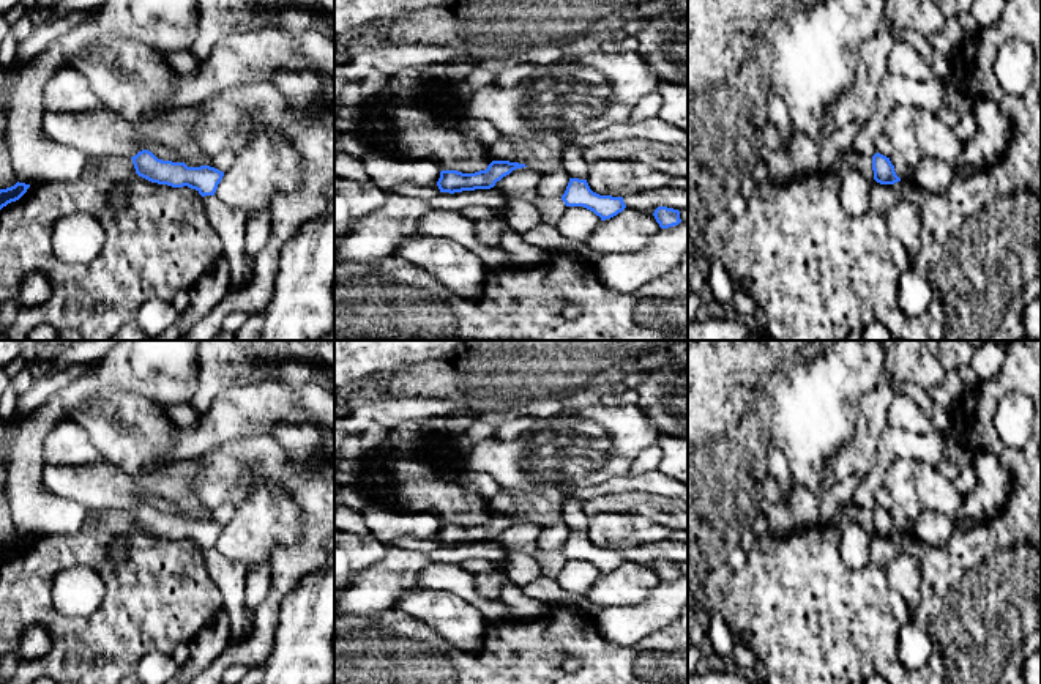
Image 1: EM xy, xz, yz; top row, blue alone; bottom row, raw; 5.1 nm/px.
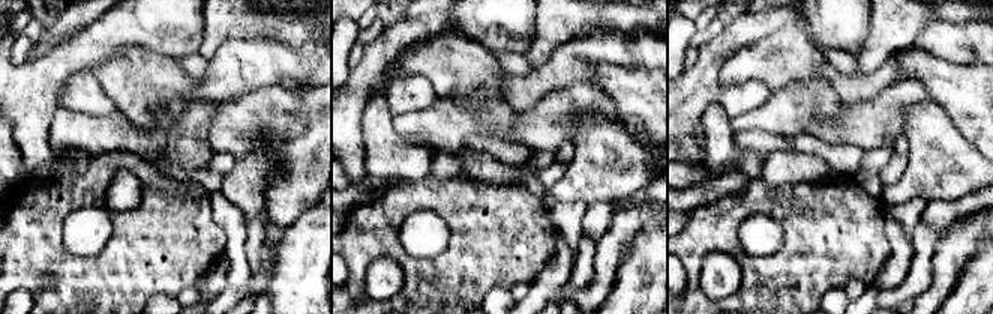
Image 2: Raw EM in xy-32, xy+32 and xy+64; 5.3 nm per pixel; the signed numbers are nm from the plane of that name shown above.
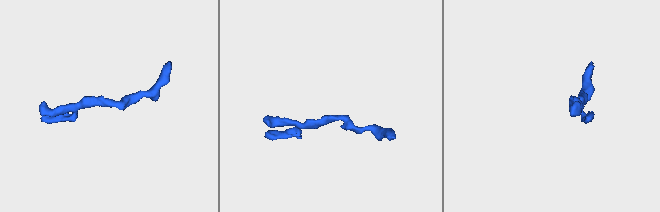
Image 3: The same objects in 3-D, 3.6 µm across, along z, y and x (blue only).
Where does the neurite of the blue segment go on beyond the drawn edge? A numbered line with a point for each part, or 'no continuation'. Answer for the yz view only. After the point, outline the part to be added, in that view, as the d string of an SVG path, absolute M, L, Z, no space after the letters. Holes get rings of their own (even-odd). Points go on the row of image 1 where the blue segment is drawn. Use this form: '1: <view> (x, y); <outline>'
1: yz (895, 90); M888 72L879 85L879 104L855 137L852 150L863 156L874 156L875 139L883 134L883 125L896 106L910 106L937 113L948 102L948 79L932 77L915 80Z

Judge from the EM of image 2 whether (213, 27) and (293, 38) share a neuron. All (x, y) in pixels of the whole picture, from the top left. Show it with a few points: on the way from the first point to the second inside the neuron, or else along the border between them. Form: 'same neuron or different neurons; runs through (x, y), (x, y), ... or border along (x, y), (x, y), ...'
same neuron; runs through (233, 27), (245, 35), (257, 29), (273, 29)

